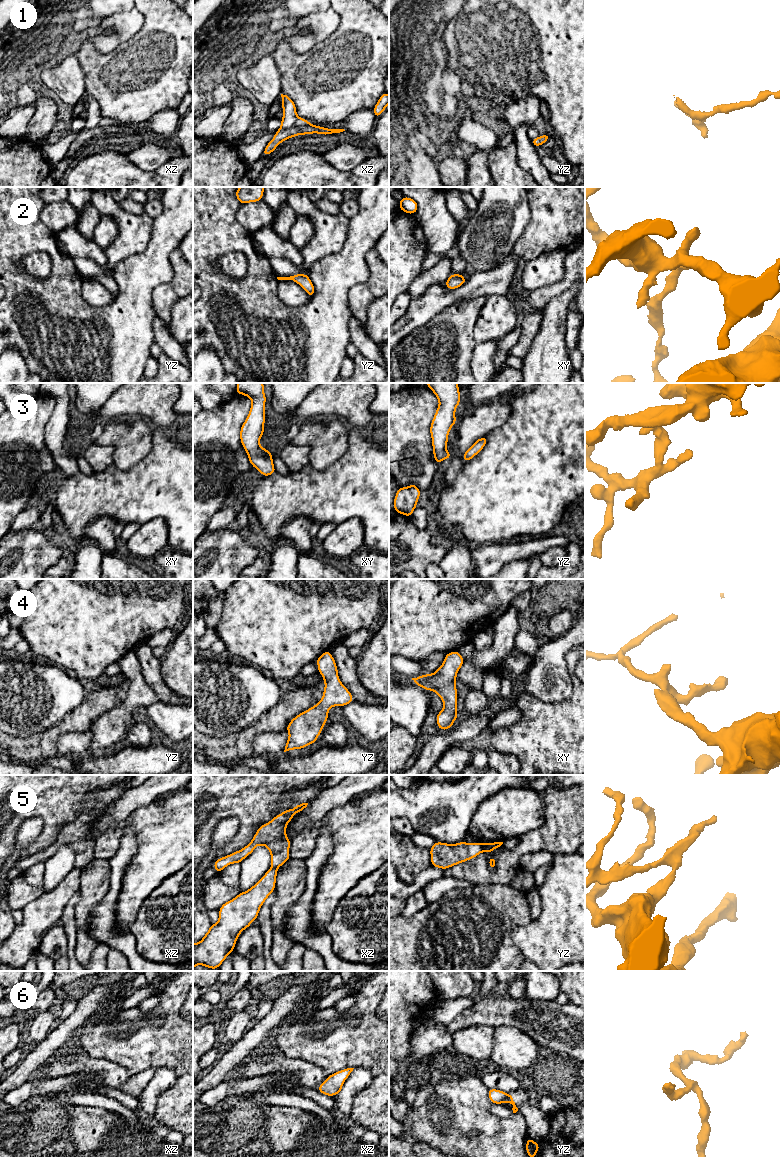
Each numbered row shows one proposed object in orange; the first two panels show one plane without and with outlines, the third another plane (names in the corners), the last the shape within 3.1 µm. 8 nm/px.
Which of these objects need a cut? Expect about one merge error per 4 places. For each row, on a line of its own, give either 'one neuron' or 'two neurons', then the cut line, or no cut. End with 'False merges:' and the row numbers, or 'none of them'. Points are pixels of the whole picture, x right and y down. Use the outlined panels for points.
1: one neuron; no cut
2: one neuron; no cut
3: one neuron; no cut
4: one neuron; no cut
5: two neurons; cut in yz along (481, 844), (482, 850)
6: one neuron; no cut
False merges: 5

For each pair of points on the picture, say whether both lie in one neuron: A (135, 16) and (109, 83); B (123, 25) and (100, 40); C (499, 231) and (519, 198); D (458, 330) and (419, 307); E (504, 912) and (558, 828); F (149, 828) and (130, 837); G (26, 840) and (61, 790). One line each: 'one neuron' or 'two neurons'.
A: two neurons
B: one neuron
C: one neuron
D: two neurons
E: two neurons
F: two neurons
G: two neurons

